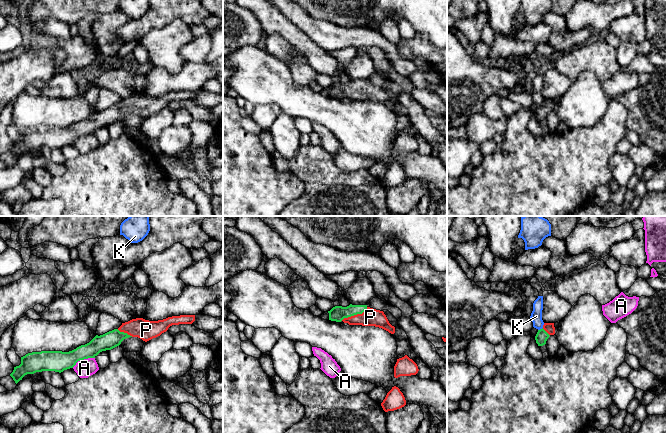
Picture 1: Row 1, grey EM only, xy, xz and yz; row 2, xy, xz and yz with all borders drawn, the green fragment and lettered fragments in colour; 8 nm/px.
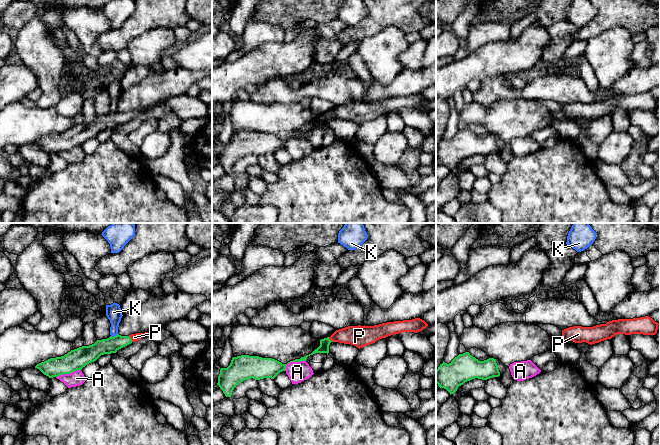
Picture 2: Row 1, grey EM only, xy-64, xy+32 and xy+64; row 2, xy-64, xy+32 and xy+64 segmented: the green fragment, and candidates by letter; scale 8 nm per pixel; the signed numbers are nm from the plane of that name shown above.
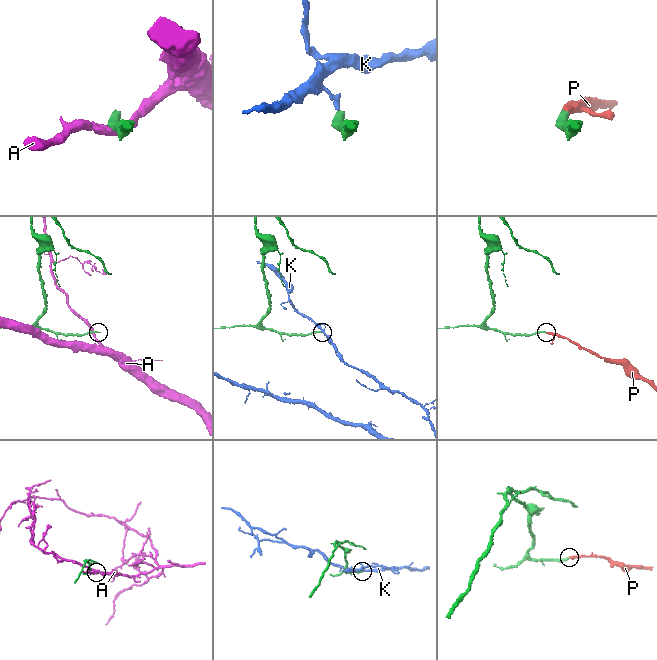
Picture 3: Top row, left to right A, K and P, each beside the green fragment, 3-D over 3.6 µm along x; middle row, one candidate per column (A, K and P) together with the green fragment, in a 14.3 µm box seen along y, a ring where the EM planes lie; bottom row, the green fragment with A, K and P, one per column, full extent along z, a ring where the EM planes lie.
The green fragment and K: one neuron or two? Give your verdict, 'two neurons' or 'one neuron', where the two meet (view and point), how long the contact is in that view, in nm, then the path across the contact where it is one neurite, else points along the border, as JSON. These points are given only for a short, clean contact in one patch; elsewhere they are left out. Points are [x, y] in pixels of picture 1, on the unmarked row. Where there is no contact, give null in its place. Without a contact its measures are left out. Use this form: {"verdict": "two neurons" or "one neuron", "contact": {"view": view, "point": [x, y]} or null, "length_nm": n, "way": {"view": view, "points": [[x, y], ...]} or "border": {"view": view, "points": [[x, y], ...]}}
{"verdict": "two neurons", "contact": {"view": "yz", "point": [540, 105]}, "length_nm": 50, "border": {"view": "yz", "points": [[542, 103], [538, 106]]}}

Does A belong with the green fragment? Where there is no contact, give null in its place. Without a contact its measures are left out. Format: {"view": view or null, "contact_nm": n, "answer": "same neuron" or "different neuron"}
{"view": "xy", "contact_nm": 200, "answer": "different neuron"}

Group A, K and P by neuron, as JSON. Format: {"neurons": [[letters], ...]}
{"neurons": [["A"], ["K"], ["P"]]}

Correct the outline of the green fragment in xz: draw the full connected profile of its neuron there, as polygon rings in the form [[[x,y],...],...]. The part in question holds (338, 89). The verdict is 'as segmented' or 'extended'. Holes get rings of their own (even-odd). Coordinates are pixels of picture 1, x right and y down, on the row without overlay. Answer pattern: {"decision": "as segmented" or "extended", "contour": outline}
{"decision": "extended", "contour": [[[367,81],[335,82],[328,89],[331,97],[343,97],[349,101],[375,102],[391,110],[395,109],[395,103],[389,99],[384,88]]]}

